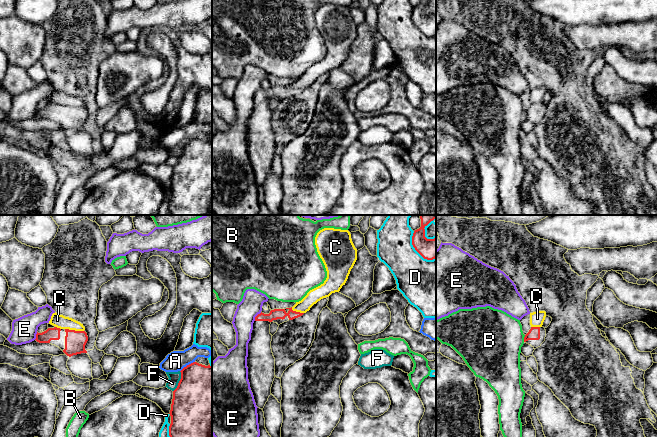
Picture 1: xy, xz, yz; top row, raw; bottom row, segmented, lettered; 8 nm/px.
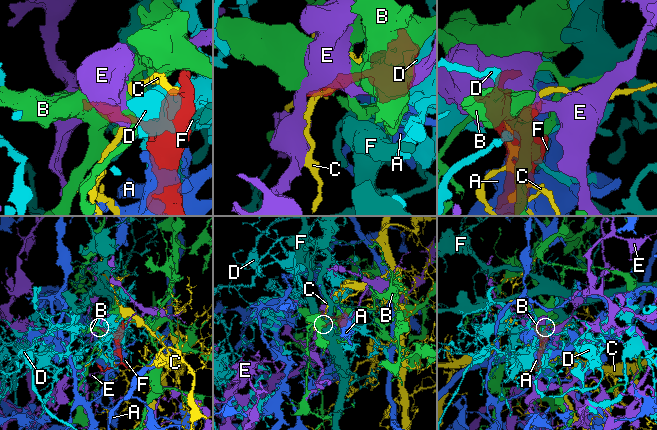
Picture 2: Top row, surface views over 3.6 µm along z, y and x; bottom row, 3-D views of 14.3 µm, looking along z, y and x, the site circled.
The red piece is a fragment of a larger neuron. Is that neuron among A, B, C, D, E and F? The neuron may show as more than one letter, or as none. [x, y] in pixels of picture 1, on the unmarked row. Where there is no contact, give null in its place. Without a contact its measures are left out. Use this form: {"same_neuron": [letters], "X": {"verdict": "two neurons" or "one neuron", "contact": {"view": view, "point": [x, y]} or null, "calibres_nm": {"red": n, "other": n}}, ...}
{"same_neuron": [], "A": {"verdict": "two neurons", "contact": {"view": "xy", "point": [187, 141]}, "calibres_nm": {"red": 420, "other": 160}}, "B": {"verdict": "two neurons", "contact": {"view": "yz", "point": [524, 114]}, "calibres_nm": {"red": 100, "other": 460}}, "C": {"verdict": "two neurons", "contact": {"view": "xy", "point": [74, 106]}, "calibres_nm": {"red": 170, "other": 110}}, "D": {"verdict": "two neurons", "contact": {"view": "xz", "point": [416, 26]}, "calibres_nm": {"red": 170, "other": 360}}, "E": {"verdict": "two neurons", "contact": {"view": "xz", "point": [256, 92]}, "calibres_nm": {"red": 90, "other": 180}}, "F": {"verdict": "two neurons", "contact": {"view": "xy", "point": [179, 157]}, "calibres_nm": {"red": 500, "other": 100}}}

